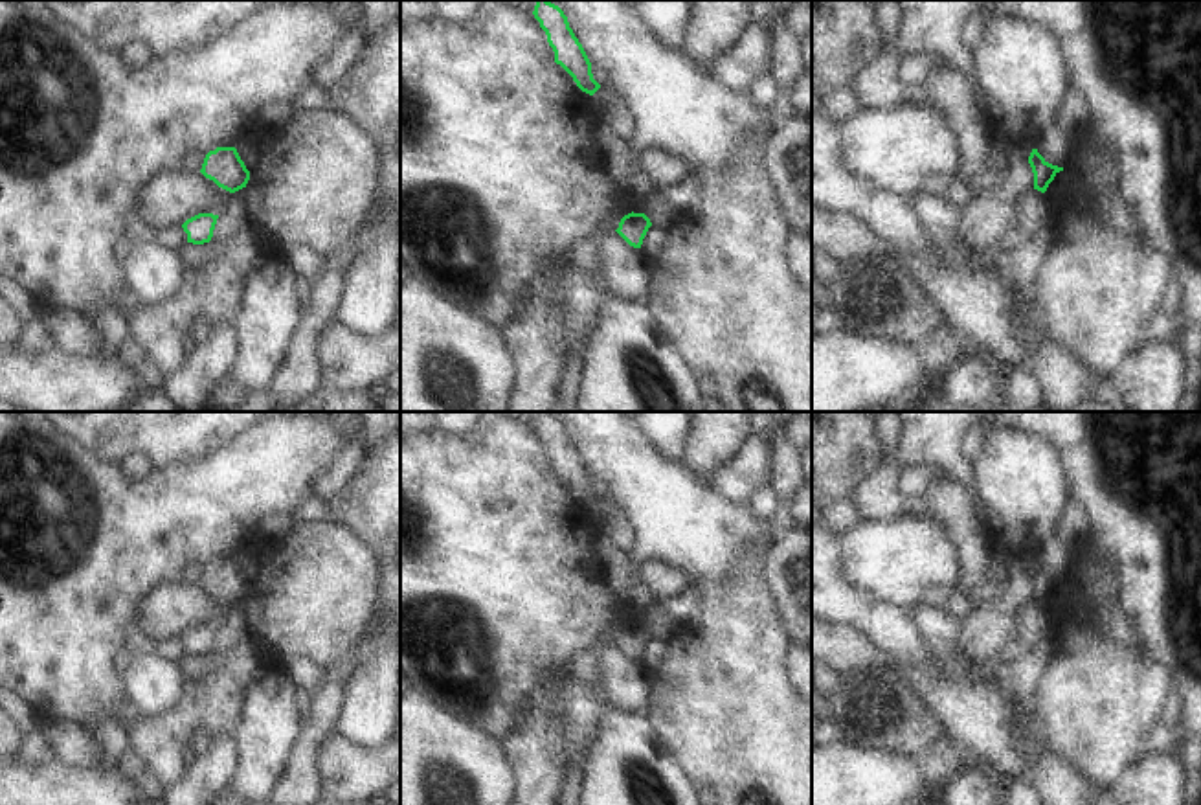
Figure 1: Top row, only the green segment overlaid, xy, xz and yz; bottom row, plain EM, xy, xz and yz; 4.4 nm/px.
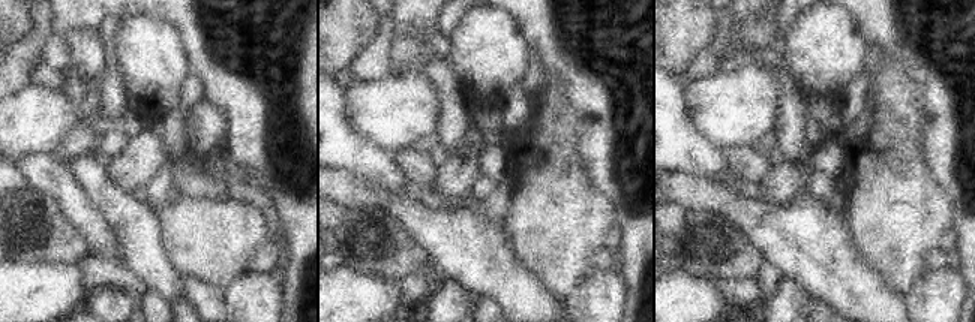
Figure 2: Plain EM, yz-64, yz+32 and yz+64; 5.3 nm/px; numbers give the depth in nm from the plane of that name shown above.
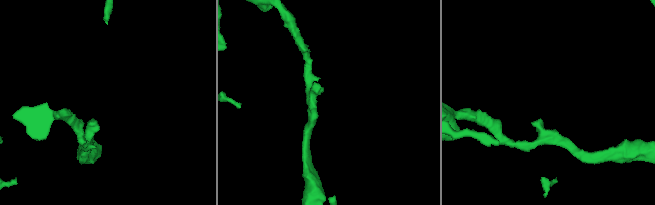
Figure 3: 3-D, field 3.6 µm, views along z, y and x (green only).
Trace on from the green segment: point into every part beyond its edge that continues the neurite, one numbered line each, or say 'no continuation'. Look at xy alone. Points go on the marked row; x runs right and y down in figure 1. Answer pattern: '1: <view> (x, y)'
no continuation.

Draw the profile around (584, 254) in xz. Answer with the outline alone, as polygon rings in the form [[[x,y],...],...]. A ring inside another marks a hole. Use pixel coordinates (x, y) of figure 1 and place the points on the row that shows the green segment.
[[[602,222],[593,237],[573,244],[567,255],[573,266],[578,266],[597,281],[602,281],[597,241],[606,237],[610,232],[613,232],[612,222]]]

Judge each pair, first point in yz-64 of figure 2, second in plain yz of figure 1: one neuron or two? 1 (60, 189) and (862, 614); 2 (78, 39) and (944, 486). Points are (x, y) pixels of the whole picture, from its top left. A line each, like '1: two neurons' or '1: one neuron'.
1: one neuron
2: one neuron

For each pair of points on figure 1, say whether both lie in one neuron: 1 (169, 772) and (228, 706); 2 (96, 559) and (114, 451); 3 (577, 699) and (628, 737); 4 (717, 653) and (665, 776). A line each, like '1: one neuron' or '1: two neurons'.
1: one neuron
2: two neurons
3: two neurons
4: two neurons

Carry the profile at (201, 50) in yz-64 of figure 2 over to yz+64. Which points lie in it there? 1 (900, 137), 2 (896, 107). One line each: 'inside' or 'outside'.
1: outside
2: outside

